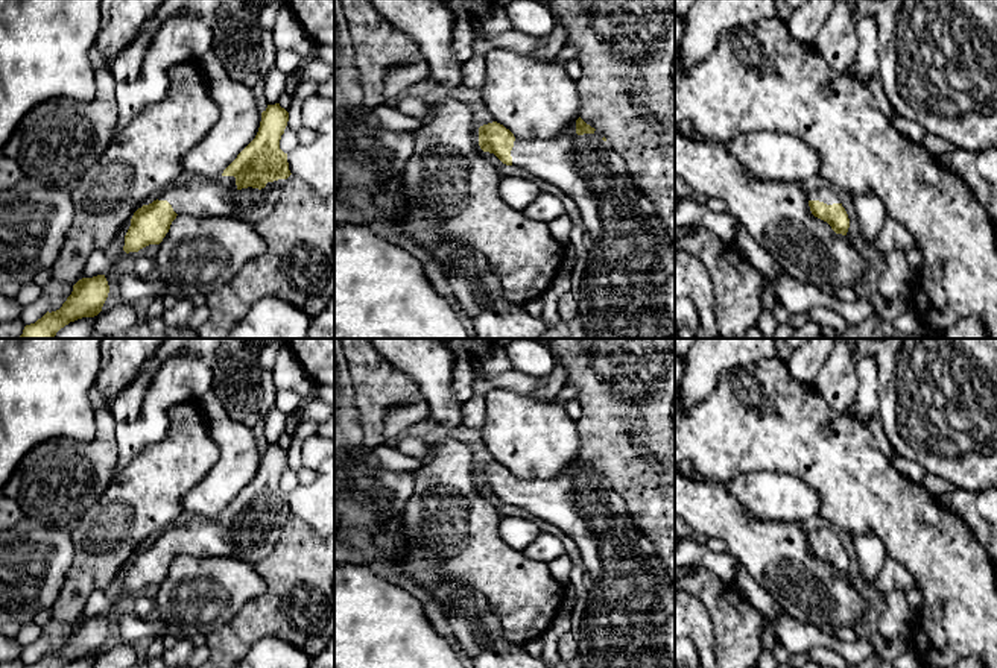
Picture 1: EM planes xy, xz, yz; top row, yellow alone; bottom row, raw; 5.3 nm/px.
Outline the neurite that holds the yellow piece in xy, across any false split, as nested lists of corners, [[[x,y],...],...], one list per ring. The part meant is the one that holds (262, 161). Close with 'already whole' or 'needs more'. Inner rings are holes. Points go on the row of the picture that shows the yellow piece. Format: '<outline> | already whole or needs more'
[[[280,103],[267,105],[255,138],[219,179],[193,175],[182,185],[169,185],[152,203],[134,213],[123,250],[160,244],[178,214],[226,216],[252,226],[267,216],[292,175],[287,153],[280,149],[287,121],[289,112]]] | needs more

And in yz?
[[[824,184],[809,191],[809,206],[812,214],[827,222],[836,234],[847,235],[850,219],[831,185]]] | needs more

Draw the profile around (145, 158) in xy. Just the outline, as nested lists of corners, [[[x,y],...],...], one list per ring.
[[[196,61],[169,68],[166,97],[141,109],[70,191],[73,222],[52,264],[52,278],[76,284],[90,255],[105,250],[119,229],[184,172],[182,158],[219,120]]]

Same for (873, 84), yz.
[[[878,76],[869,77],[865,82],[865,87],[871,91],[875,105],[878,108],[878,111],[889,120],[892,121],[897,117],[895,109],[892,108],[891,102],[888,100],[885,91],[883,91],[883,85]]]

